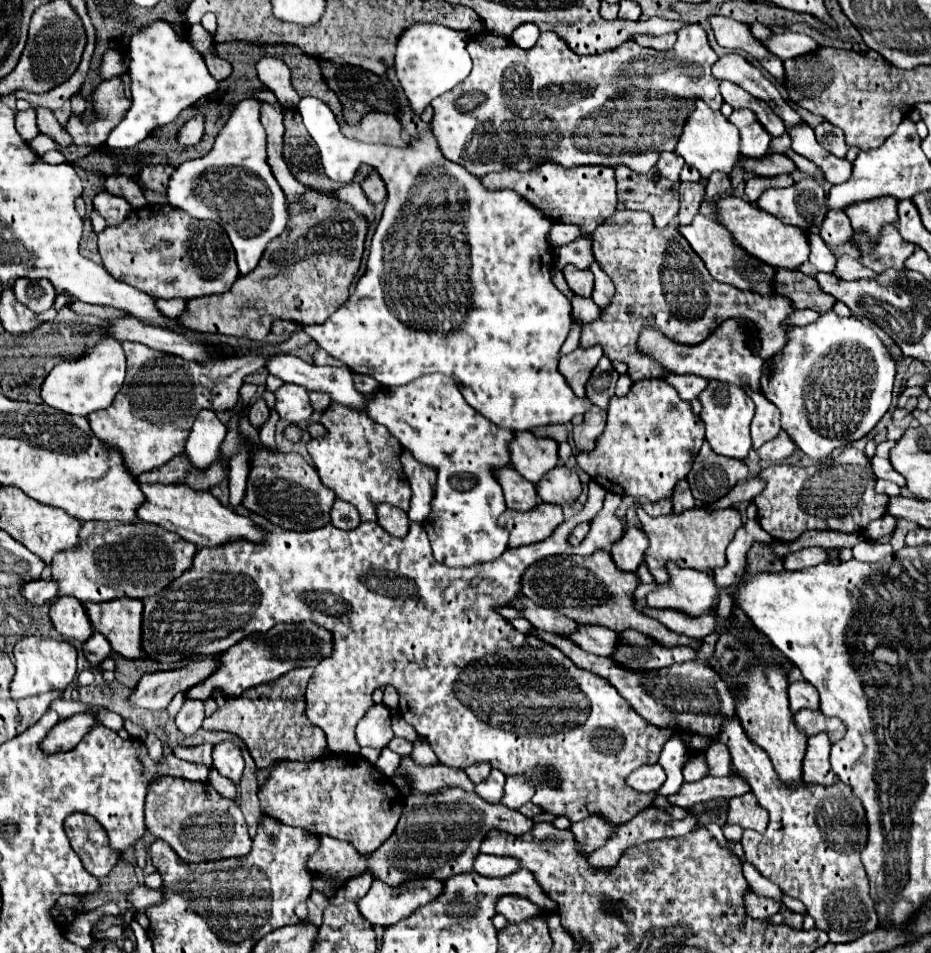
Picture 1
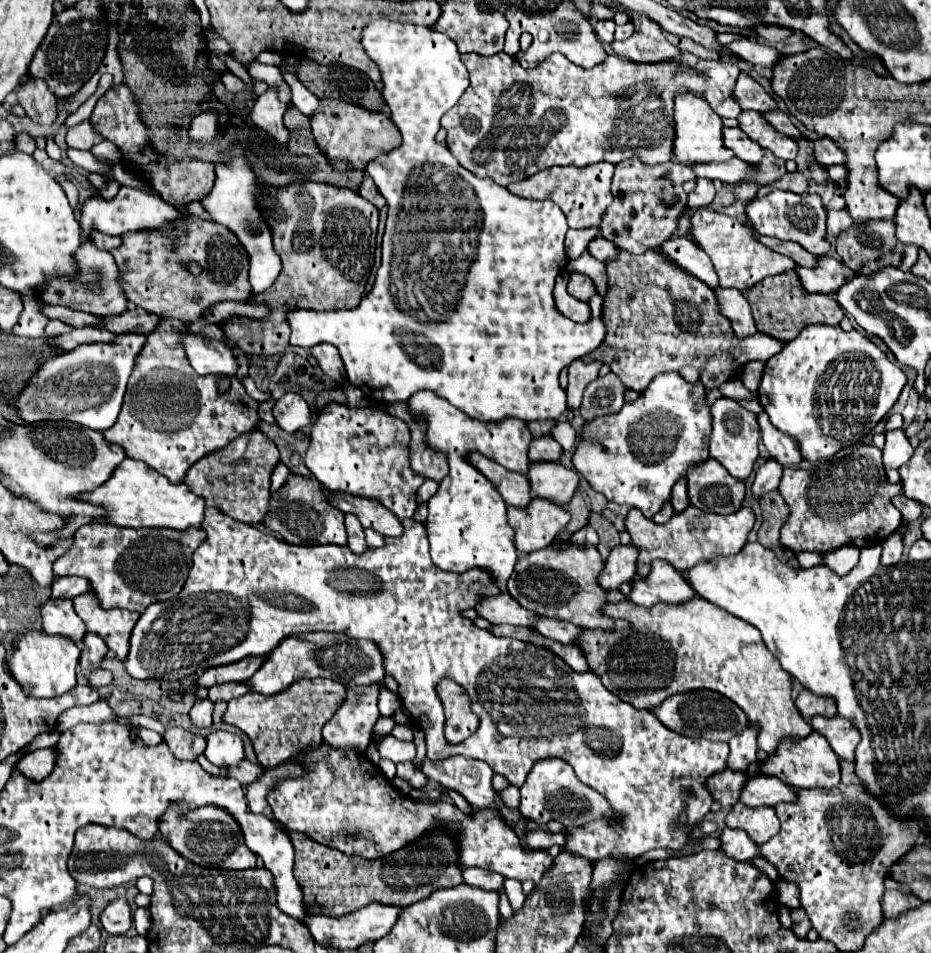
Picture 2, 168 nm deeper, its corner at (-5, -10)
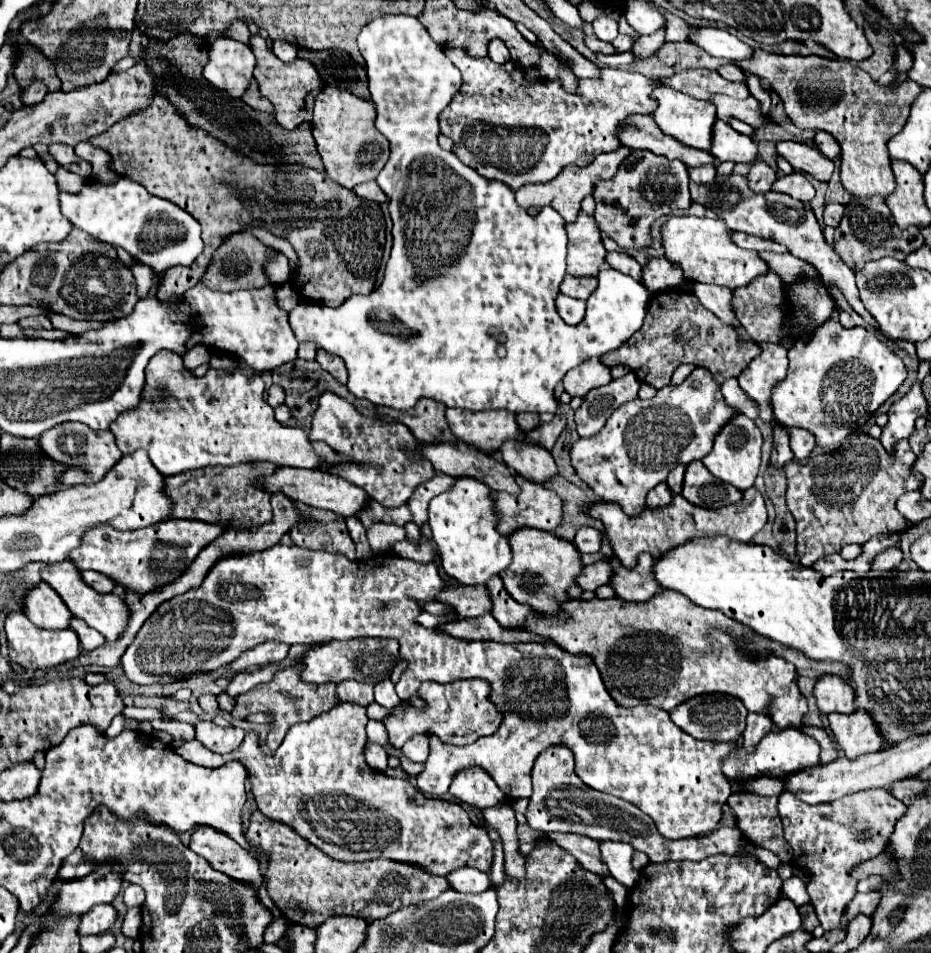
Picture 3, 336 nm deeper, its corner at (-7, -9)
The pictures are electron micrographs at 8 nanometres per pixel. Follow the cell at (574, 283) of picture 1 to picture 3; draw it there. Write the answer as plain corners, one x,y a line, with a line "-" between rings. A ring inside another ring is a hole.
565,275
563,283
561,283
561,293
575,297
575,299
589,299
589,295
595,291
597,287
597,279
595,277
573,277
573,275

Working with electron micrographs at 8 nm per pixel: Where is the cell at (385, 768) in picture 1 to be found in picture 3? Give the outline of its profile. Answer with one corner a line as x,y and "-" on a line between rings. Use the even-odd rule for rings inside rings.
367,743
363,755
365,755
365,763
373,771
383,771
387,767
387,751
379,743

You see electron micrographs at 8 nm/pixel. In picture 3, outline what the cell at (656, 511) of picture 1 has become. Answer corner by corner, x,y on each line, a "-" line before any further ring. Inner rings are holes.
659,483
653,491
647,493
647,507
665,507
671,501
671,489
667,483

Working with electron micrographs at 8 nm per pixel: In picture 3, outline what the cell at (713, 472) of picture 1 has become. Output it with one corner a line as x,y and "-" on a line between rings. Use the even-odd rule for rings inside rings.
691,461
687,465
681,495
689,503
707,509
719,509
737,503
743,497
743,493
737,487
715,479
701,461

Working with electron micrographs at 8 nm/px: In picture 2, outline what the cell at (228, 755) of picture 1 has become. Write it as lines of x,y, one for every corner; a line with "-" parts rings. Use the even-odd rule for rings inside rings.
211,732
207,736
207,748
205,748
205,758
219,766
219,768
229,768
229,766
239,766
243,762
243,742
239,736
231,732

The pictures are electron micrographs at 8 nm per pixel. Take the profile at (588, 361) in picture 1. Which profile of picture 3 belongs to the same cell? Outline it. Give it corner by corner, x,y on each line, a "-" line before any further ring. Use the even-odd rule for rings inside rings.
591,357
583,361
579,367
571,369
565,375
563,385
571,397
585,397
591,389
601,387
609,381
611,381
611,369
605,367
599,357

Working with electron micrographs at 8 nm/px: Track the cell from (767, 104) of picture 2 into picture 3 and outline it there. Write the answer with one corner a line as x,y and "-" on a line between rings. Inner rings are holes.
727,63
727,65
719,67
719,69
717,69
717,73
719,73
721,77
729,79
729,81
745,81
745,73
743,73
743,71
739,71
739,67
735,67
733,63

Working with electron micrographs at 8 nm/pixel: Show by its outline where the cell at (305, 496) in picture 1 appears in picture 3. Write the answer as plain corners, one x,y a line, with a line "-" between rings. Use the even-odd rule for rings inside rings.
295,503
301,511
307,511
307,519
303,525
307,529
291,529
291,539
295,545
305,549
321,549
329,553
341,553
347,559
355,559
355,545
349,537
349,531
345,527
345,519
331,513
331,511
319,511
315,507
303,507
301,503

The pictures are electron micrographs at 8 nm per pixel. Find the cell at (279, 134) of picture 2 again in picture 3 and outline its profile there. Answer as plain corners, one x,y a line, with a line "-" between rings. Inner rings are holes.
251,35
249,37
249,47
251,47
251,51
257,59
255,81
261,89
261,93
263,93
263,97
267,97
273,103
275,121
281,127
289,129
289,131
297,129
301,123
311,123
315,97
323,89
323,83
321,83
321,77
319,77
317,69
307,59
295,59
293,63
283,63
281,59
277,59
273,55
271,47
267,45
267,41
261,35

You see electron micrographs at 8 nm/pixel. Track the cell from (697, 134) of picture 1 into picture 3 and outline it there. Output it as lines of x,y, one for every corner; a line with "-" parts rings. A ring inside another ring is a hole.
655,87
651,93
651,99
657,101
657,109
653,111
653,119
659,125
659,129
665,135
671,135
679,139
687,147
709,151
711,147
711,127
715,123
715,105
711,101
699,101
693,99
681,91
675,91
673,87

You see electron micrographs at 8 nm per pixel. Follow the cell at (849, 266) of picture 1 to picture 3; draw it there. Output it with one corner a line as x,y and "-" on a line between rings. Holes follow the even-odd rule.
759,253
759,257
767,263
769,271
773,271
775,275
779,275
779,279
783,279
783,283
793,283
797,277
805,275
805,277
817,277
815,269
809,263
803,263
801,259
795,259
795,255
785,253
785,255
777,255
777,253

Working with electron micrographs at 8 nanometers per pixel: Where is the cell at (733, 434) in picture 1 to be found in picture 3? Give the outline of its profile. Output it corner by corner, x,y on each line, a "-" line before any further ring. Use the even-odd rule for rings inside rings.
739,415
739,419
733,419
727,427
723,427
723,433
715,437
715,447
709,455
701,459
701,463
719,479
735,485
739,491
745,491
752,487
759,471
761,463
761,431
759,427
745,415

